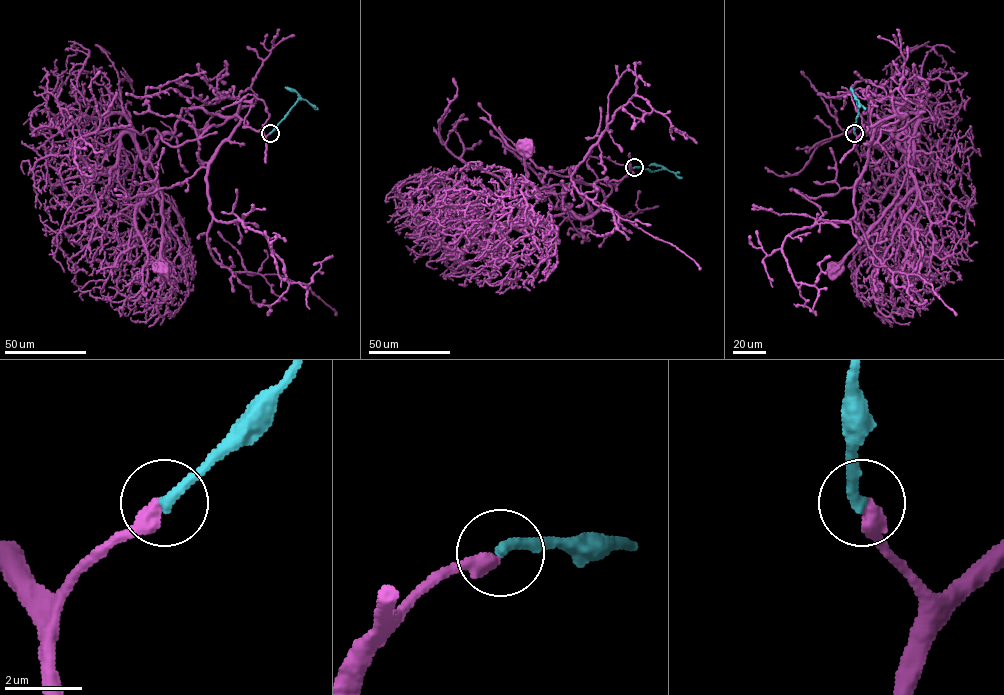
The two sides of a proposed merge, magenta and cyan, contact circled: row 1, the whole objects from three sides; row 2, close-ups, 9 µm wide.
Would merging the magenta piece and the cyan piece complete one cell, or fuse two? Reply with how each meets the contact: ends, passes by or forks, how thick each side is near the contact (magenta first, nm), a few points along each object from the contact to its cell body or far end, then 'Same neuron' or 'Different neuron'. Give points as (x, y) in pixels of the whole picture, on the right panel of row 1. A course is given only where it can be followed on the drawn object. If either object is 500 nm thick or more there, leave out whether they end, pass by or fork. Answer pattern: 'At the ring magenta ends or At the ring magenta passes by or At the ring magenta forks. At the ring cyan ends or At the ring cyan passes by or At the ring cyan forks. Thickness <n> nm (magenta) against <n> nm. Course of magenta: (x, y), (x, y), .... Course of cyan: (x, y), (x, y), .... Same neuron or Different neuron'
At the ring magenta ends. At the ring cyan ends. Thickness 440 nm (magenta) against 300 nm. Course of magenta: (854, 132), (904, 116), (898, 109), (906, 108), (906, 133), (898, 145), (910, 161), (893, 204), (831, 268). Course of cyan: (854, 132), (858, 114), (856, 99), (865, 109). Same neuron

